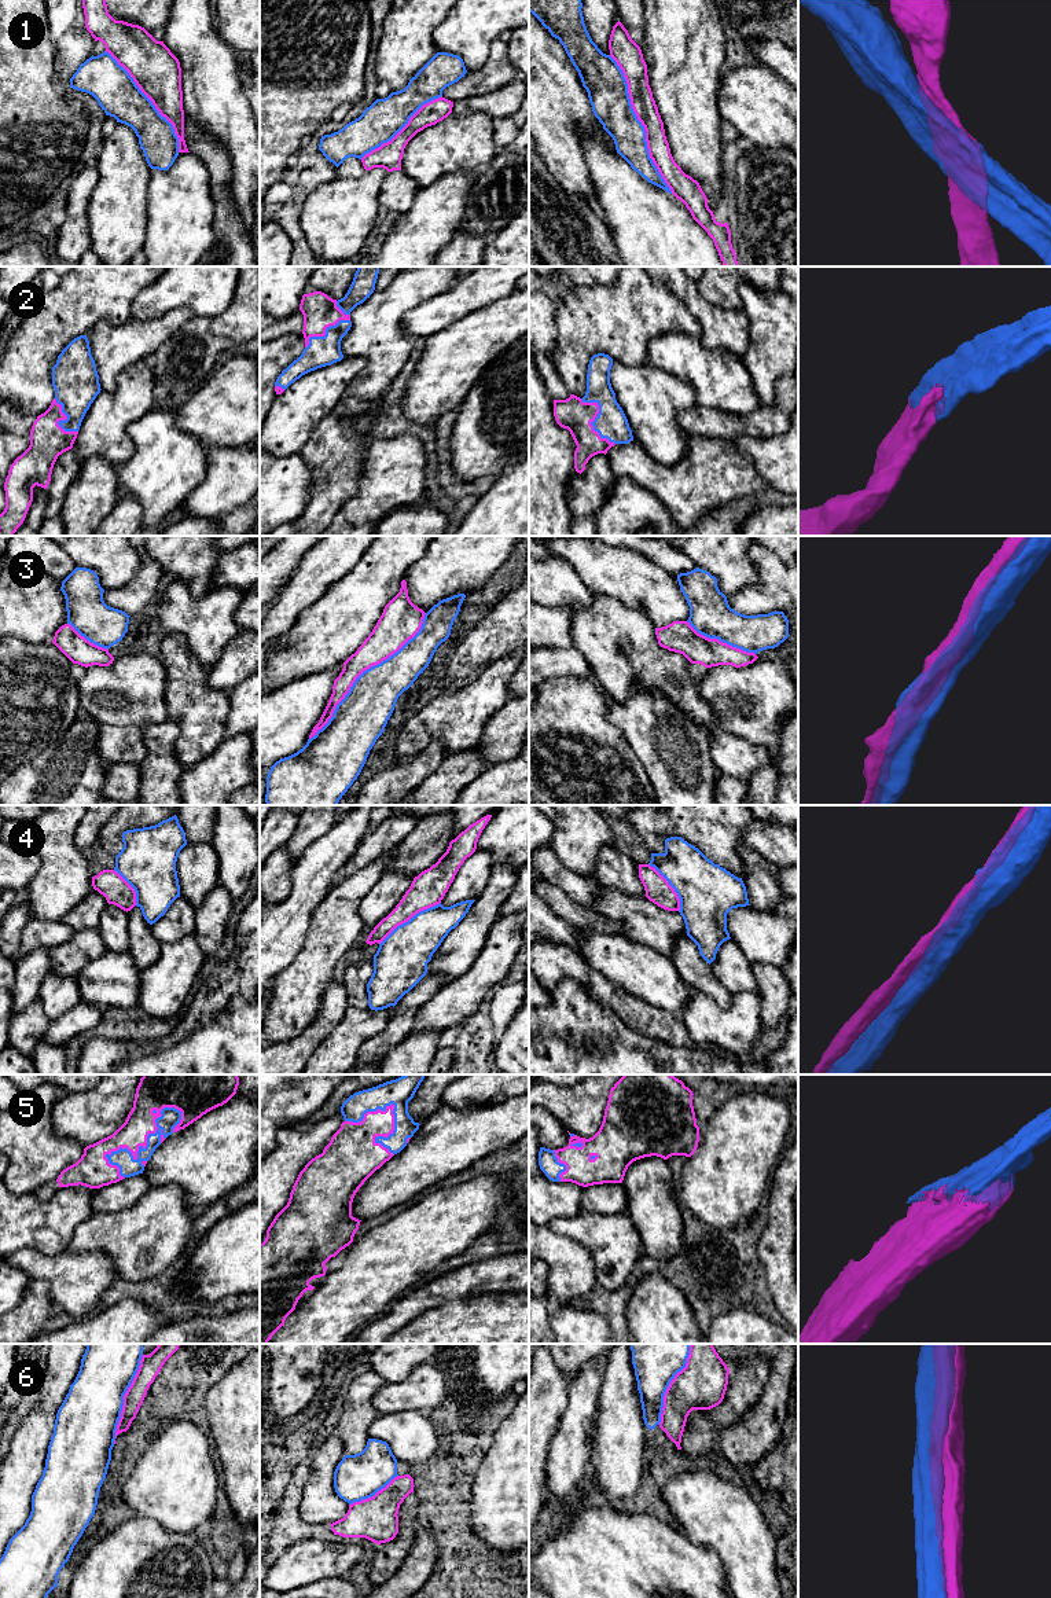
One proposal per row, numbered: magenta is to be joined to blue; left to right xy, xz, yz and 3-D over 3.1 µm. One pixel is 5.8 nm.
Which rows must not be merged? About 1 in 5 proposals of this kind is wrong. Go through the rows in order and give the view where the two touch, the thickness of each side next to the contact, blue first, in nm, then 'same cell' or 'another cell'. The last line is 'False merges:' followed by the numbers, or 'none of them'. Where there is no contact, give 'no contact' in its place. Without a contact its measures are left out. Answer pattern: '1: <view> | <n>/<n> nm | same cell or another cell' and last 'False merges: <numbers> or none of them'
1: yz | 220/140 nm | same cell
2: yz | 190/190 nm | same cell
3: xz | 280/200 nm | same cell
4: xz | 300/200 nm | another cell
5: xy | 110/170 nm | same cell
6: xy | 360/120 nm | another cell
False merges: 4, 6

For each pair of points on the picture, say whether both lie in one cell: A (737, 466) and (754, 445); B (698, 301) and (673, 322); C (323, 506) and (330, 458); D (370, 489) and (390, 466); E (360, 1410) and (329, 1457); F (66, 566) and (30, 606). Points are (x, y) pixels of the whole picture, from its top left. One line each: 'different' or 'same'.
A: different
B: different
C: same
D: same
E: different
F: different

